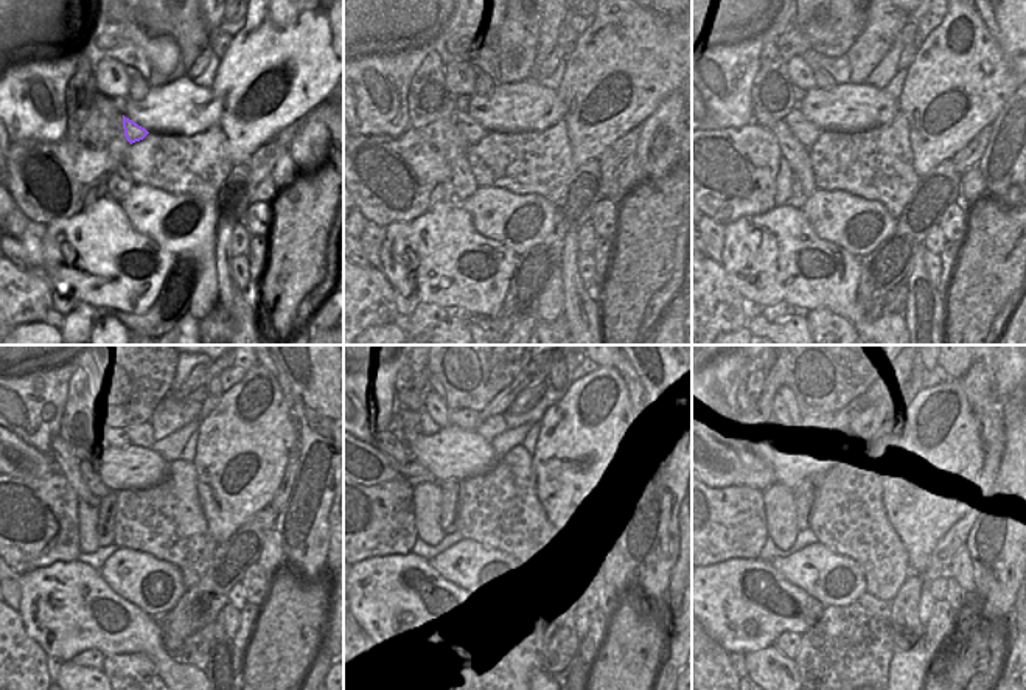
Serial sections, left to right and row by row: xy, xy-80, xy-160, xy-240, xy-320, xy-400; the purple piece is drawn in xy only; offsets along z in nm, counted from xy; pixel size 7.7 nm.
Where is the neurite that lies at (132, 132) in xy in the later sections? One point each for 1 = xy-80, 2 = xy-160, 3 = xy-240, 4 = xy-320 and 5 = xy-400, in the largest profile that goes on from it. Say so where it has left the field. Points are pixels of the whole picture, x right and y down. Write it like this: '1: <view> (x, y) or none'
1: xy-80 (468, 128)
2: xy-160 (807, 132)
3: xy-240 (89, 471)
4: xy-320 (375, 468)
5: xy-400 (723, 468)

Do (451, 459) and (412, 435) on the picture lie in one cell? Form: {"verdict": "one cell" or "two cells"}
{"verdict": "one cell"}

